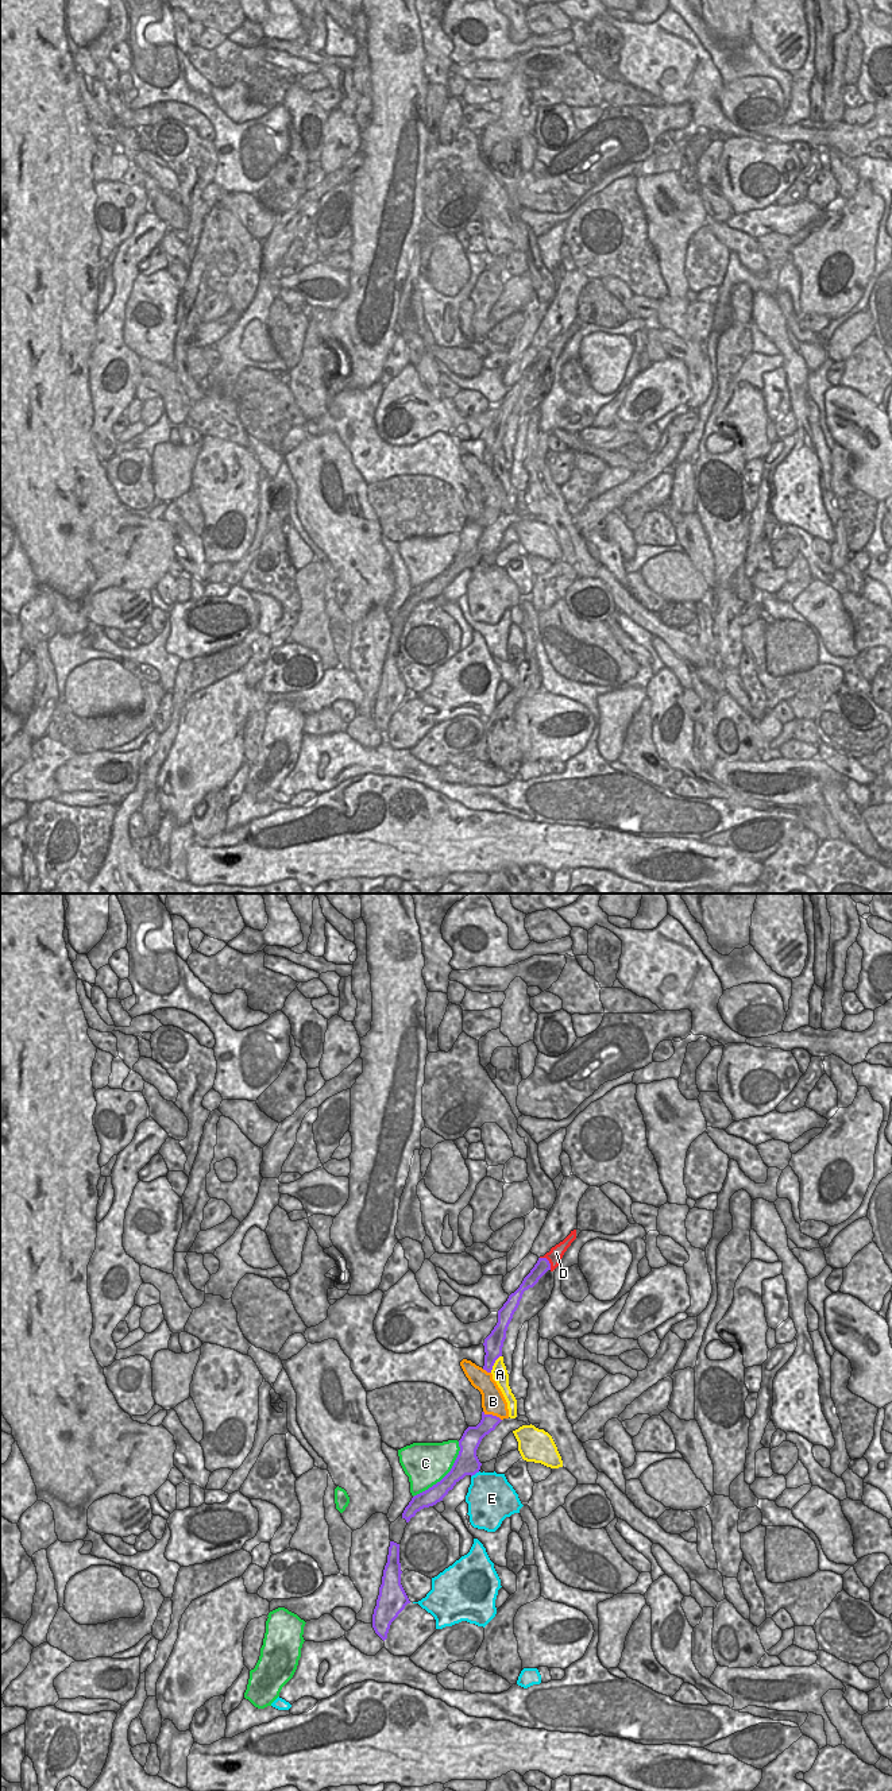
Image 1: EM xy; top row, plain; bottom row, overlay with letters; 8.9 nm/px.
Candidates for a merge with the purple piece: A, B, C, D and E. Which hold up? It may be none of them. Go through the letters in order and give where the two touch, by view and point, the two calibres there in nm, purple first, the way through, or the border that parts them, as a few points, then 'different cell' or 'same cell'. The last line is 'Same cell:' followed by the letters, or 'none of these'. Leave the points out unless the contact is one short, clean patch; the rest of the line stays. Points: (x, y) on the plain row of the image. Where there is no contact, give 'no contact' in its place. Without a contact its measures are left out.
A: xy (494, 455) | 170/140 nm | different cell
B: xy (491, 508) | 170/220 nm | different cell
C: xy (447, 567) | 220/380 nm | different cell
D: xy (548, 354) | 130/130 nm | along xy (540, 350), (548, 354), (551, 362) | different cell
E: xy (475, 566) | 220/400 nm | different cell
Same cell: none of these

